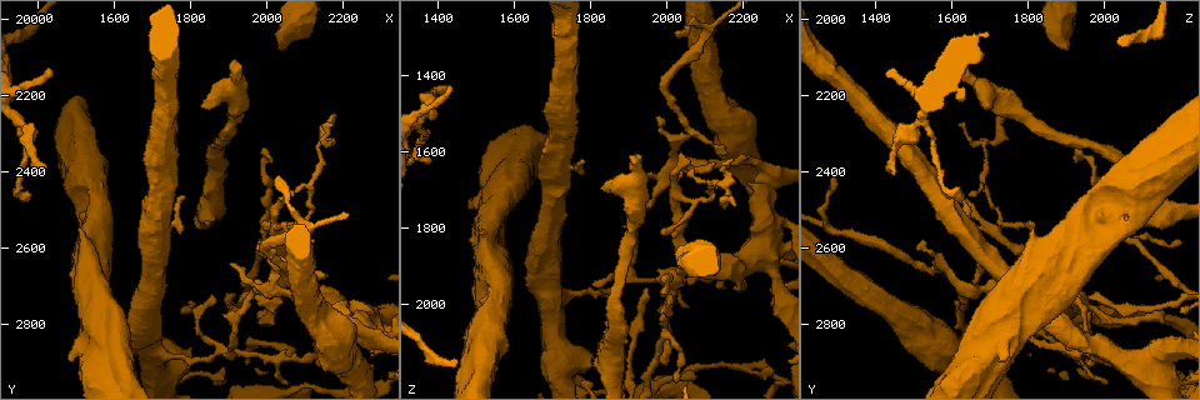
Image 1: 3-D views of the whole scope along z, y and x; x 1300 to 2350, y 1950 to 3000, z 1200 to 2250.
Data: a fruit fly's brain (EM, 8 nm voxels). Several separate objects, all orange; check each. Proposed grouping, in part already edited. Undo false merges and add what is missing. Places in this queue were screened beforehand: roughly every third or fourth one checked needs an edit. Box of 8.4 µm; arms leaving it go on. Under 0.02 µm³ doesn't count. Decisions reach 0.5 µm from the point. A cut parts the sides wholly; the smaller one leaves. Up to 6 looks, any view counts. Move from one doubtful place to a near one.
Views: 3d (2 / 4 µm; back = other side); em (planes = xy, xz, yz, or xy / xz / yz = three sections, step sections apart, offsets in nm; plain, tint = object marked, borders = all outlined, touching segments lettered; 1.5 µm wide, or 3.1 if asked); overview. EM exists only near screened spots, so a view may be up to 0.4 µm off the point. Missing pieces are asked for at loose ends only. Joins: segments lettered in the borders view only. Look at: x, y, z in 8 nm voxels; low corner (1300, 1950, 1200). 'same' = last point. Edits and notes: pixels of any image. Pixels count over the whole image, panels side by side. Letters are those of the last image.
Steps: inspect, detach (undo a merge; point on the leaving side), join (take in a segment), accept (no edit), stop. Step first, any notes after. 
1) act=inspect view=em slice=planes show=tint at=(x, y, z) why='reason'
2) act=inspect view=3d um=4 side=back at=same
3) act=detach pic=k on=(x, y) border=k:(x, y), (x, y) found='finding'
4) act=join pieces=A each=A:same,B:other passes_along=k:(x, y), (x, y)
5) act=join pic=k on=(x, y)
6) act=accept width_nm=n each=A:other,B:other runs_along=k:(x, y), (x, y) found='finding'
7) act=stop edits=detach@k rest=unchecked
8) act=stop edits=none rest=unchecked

act=inspect view=em slice=planes show=borders at=(2175, 2255, 1735)

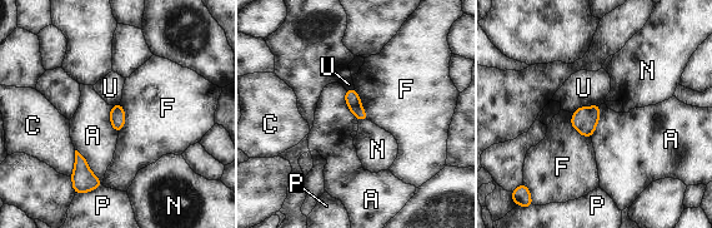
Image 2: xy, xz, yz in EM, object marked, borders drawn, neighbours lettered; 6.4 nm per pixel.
act=accept longest_contact=A:280nm each=A:other,C:other,F:other,N:other,P:other,U:other border=2:(75, 149), (101, 182) found='none of them fits'

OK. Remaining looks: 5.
act=inspect view=em slice=planes show=borders at=(2035, 2080, 1900) why='stops while still wide'

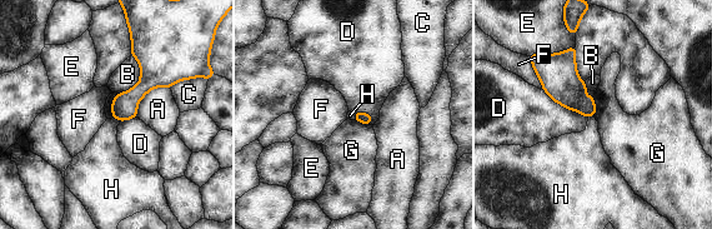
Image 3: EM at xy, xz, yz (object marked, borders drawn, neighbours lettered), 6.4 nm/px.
act=accept each=A:other,B:other,C:other,D:other,E:other,F:other,G:other,H:other border=3:(114, 117), (119, 122) found='none of them fits'

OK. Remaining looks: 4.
act=inspect view=3d um=4 at=(1910, 2110, 1610)

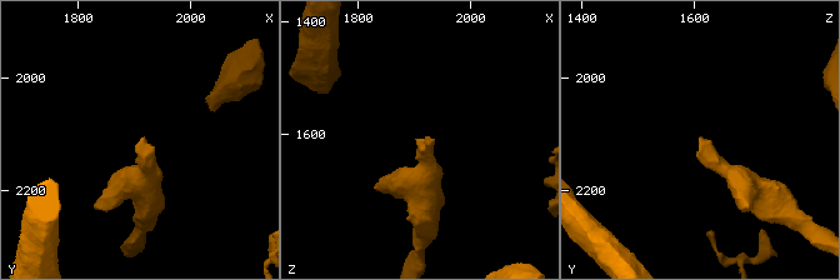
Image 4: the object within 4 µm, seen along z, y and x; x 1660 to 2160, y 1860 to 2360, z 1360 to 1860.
act=inspect view=em slice=yz step=4 show=borders at=(1905, 2110, 1615) why='now the EM'

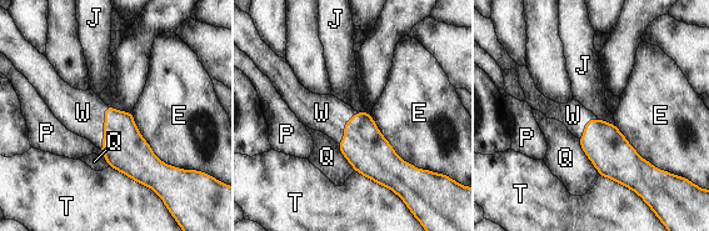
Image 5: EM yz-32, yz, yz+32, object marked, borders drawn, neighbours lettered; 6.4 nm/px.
act=inspect view=em slice=planes show=borders at=same why='another direction'

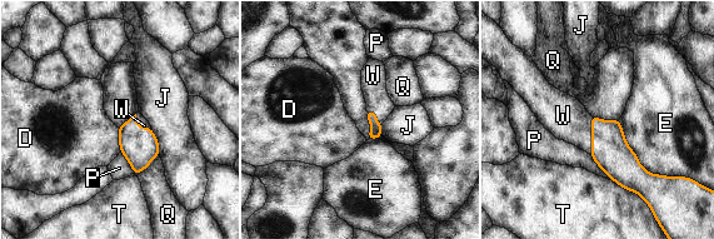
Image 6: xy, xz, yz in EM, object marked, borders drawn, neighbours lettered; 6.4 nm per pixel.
act=join pieces=W each=D:other,E:other,J:other,P:other,Q:other,T:other,W:same passes_along=6:(609, 149), (592, 135), (563, 115) found='it goes on there'

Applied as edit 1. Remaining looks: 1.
act=stop edits=join@6 rest=unchecked

